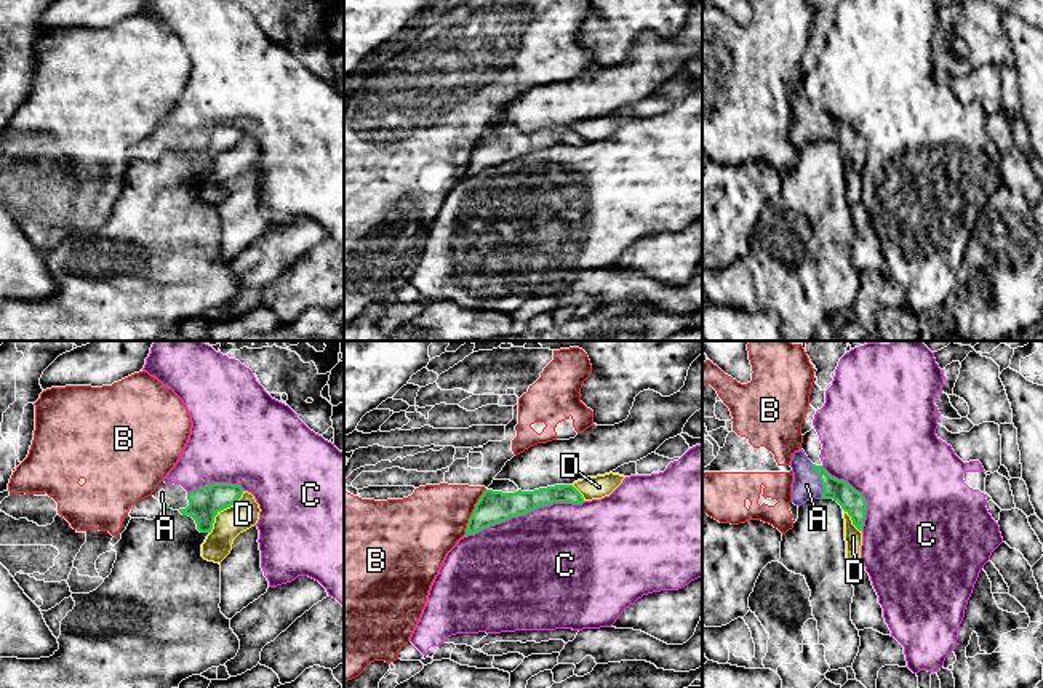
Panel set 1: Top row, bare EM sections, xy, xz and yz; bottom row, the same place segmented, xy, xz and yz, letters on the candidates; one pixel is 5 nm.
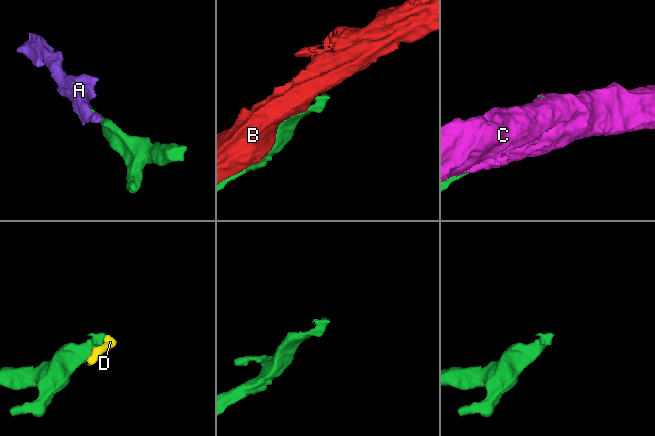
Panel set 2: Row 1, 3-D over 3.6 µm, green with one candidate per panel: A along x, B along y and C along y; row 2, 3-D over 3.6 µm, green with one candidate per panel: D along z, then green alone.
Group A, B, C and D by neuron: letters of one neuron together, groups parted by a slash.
A / B / C / D

